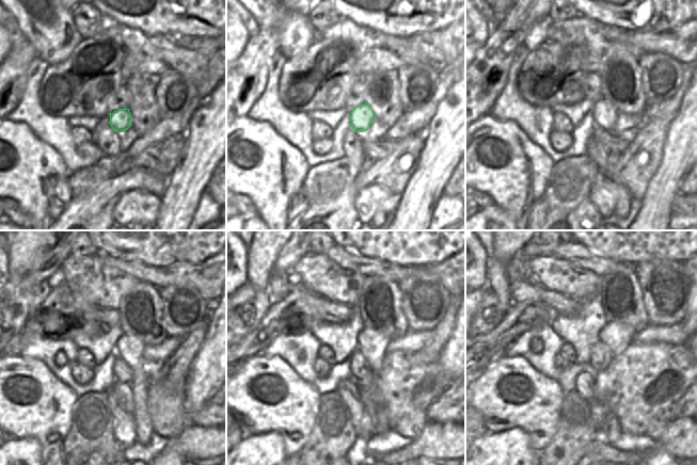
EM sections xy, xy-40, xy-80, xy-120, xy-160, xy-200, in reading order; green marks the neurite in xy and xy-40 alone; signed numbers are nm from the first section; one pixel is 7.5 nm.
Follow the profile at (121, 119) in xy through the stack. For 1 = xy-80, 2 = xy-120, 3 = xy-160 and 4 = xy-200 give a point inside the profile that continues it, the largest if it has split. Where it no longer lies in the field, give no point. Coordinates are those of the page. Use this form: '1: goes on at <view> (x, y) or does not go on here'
1: goes on at xy-80 (604, 114)
2: goes on at xy-120 (128, 348)
3: goes on at xy-160 (373, 345)
4: goes on at xy-200 (617, 336)

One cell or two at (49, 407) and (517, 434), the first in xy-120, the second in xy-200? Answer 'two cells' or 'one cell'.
two cells

